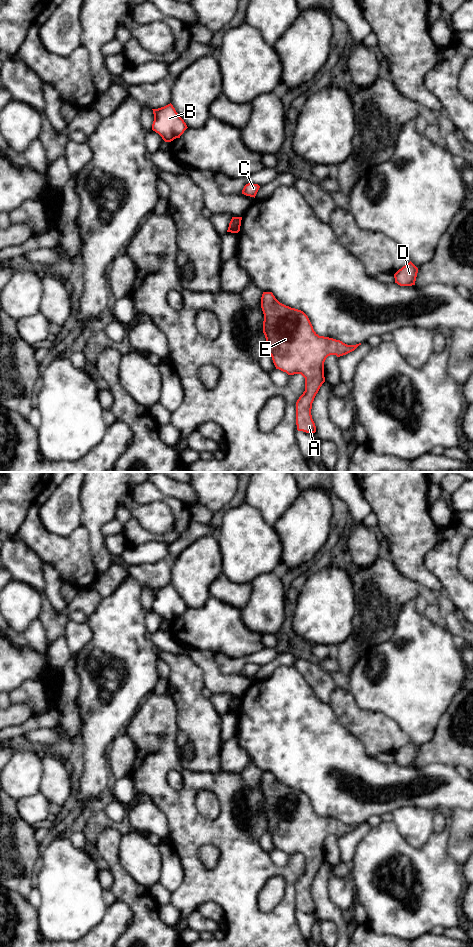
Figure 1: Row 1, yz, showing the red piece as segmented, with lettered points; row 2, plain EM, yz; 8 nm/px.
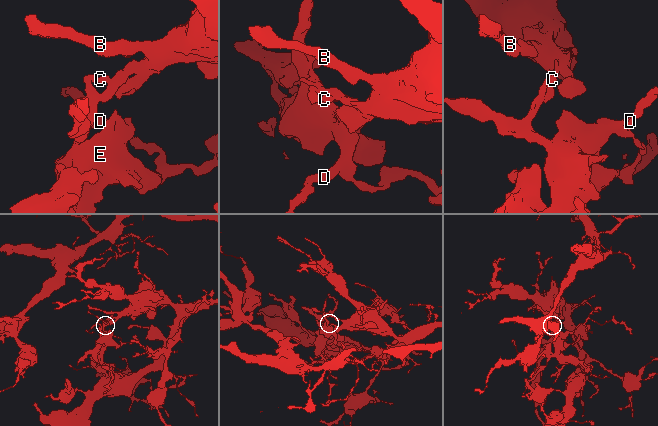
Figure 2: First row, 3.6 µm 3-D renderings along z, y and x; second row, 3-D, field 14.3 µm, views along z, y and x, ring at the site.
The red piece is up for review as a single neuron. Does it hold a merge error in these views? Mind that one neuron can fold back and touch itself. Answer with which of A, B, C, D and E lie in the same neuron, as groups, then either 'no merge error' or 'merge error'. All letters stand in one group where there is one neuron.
groups A C D E / B; merge error

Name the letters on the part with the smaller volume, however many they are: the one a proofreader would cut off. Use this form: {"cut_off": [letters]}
{"cut_off": ["A", "C", "D", "E"]}

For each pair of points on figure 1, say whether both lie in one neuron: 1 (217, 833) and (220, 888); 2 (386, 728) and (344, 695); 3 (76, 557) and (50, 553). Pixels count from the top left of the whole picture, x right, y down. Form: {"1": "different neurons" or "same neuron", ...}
{"1": "same neuron", "2": "same neuron", "3": "same neuron"}

